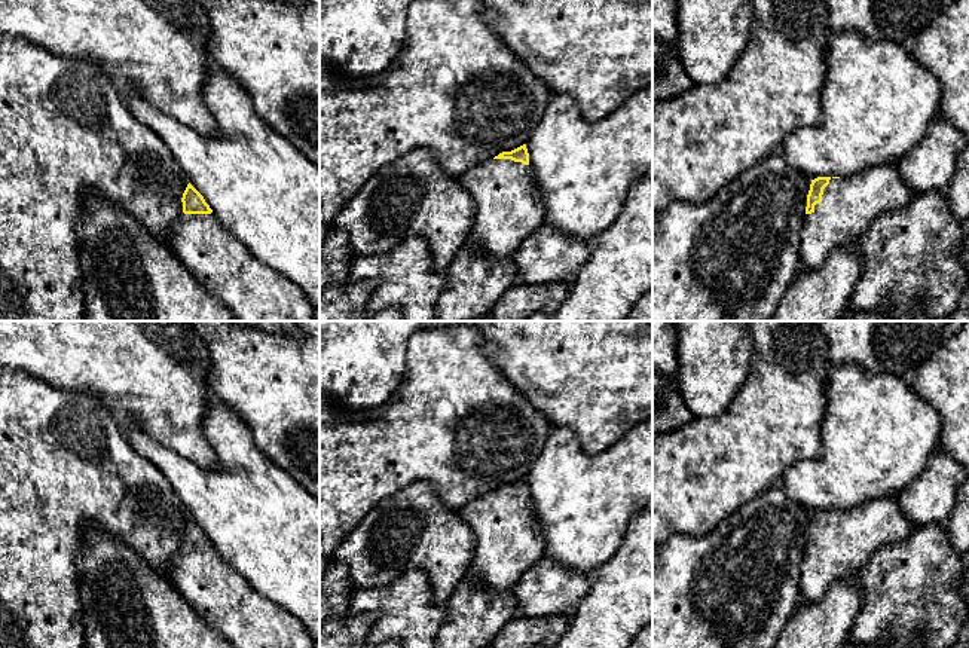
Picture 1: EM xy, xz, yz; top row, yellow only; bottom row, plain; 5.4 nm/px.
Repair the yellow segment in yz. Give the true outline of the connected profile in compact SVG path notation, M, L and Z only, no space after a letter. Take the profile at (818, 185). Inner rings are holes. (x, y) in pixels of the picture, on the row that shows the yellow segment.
M881 163L849 177L811 180L801 226L801 269L814 269L834 248L856 244L880 214L904 208L913 196L898 163Z

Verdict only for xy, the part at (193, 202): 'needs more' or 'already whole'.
needs more

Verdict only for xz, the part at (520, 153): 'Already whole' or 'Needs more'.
Needs more

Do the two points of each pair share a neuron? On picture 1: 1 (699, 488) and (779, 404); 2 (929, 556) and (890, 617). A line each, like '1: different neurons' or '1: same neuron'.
1: same neuron
2: same neuron

